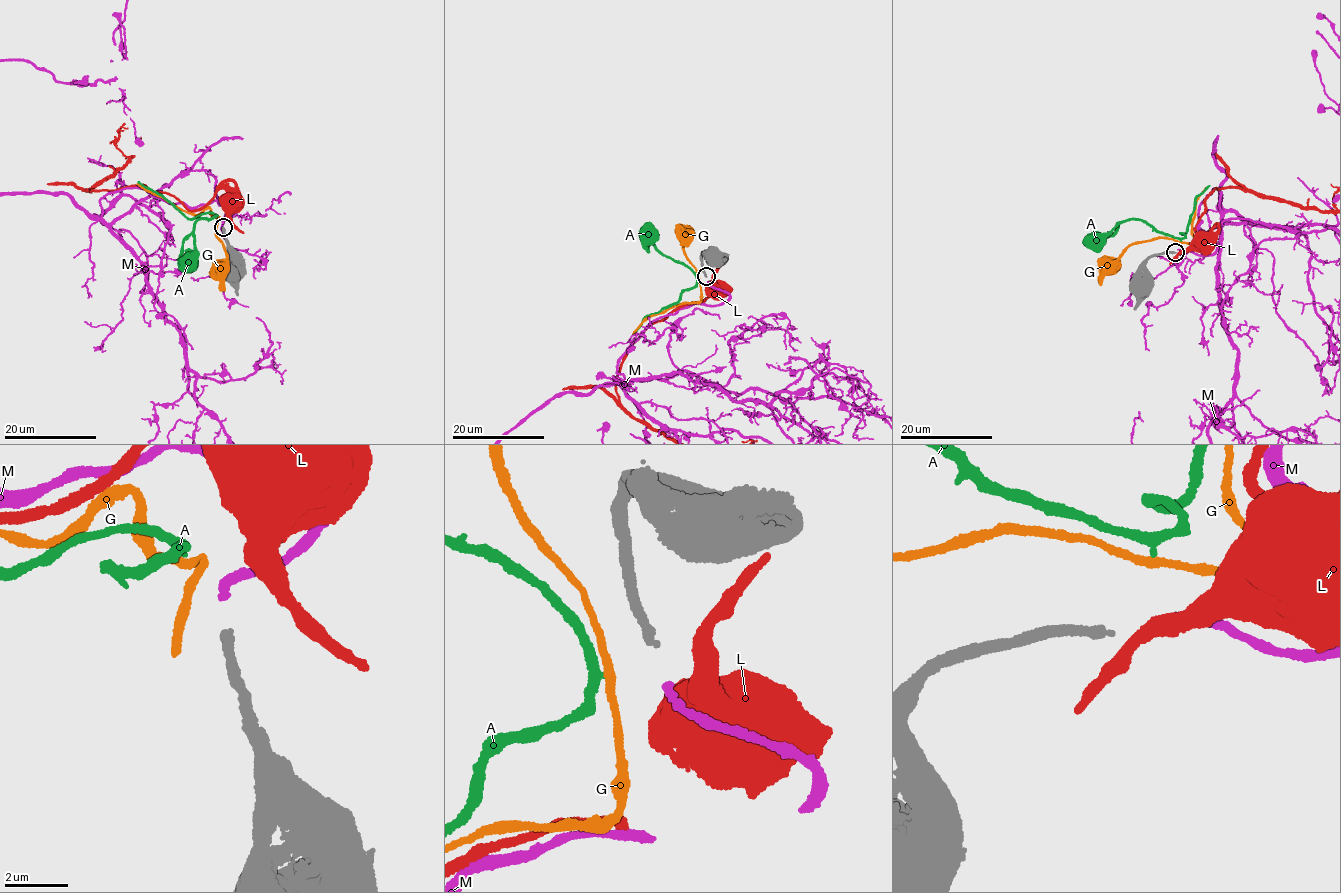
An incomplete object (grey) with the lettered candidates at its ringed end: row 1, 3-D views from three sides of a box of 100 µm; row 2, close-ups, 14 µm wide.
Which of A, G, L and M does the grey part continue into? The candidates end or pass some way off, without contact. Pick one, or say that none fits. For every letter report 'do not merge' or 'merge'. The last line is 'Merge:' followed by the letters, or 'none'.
A: do not merge
G: do not merge
L: do not merge
M: merge
Merge: M

